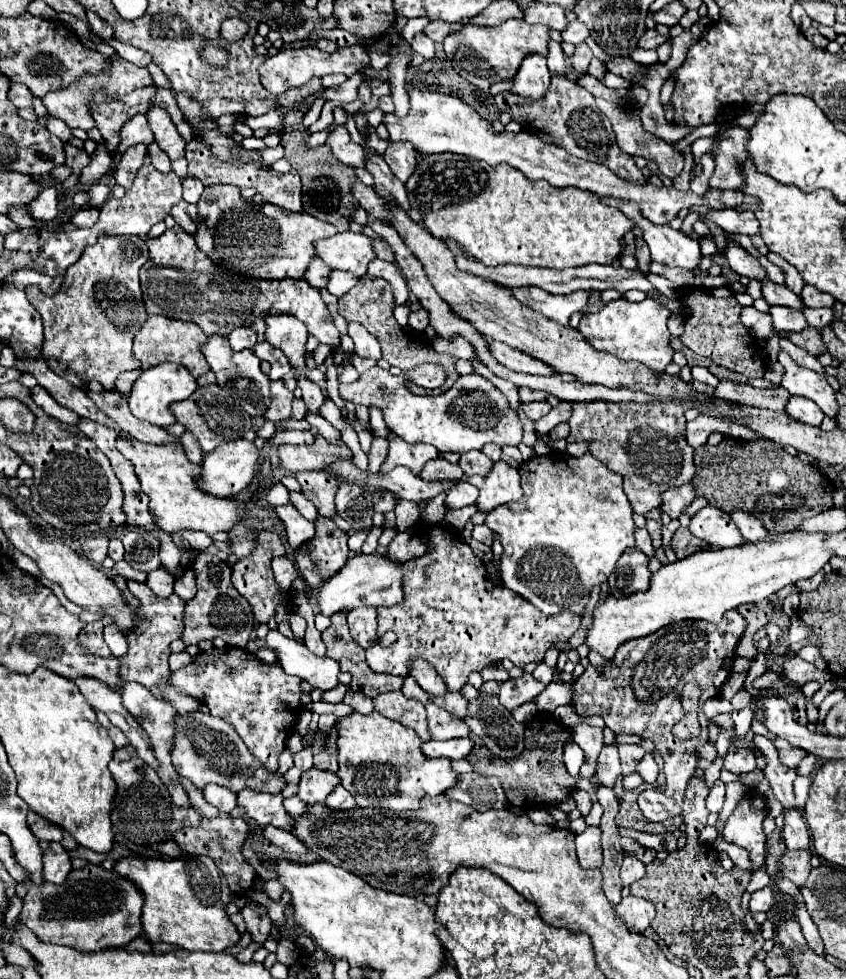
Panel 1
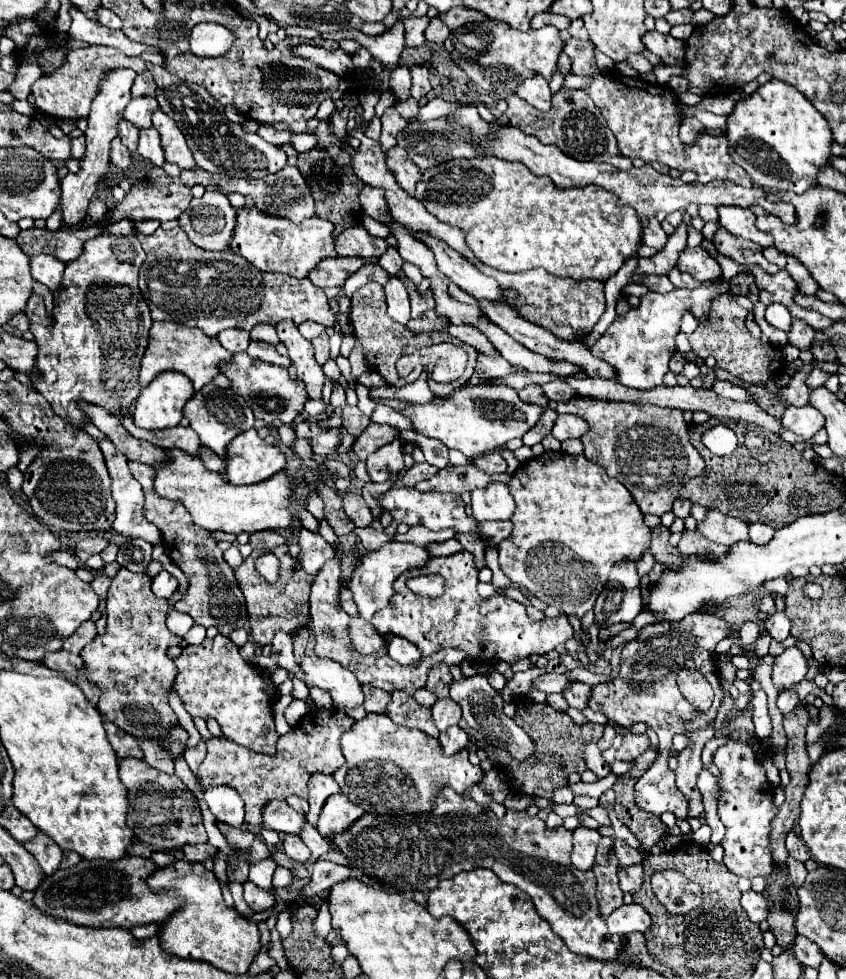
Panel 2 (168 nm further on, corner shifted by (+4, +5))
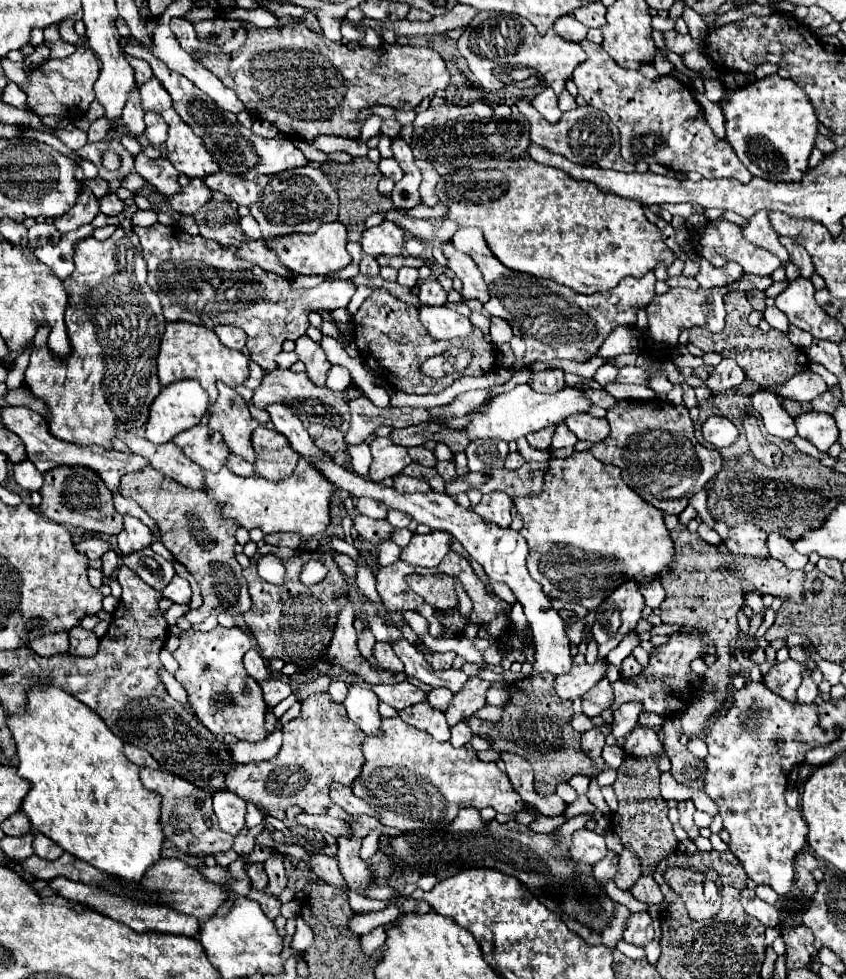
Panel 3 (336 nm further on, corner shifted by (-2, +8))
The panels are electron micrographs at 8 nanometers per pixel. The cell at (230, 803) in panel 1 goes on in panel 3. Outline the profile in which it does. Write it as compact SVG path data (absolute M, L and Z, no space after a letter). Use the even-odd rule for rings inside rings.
M227 789L213 791L211 797L213 811L219 819L219 827L235 837L245 827L245 801Z

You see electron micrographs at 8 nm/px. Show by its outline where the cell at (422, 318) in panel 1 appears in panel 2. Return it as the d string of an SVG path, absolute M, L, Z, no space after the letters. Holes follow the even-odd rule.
M411 290L409 292L409 300L411 300L411 318L419 318L423 312L435 308L435 298L433 298L433 290Z

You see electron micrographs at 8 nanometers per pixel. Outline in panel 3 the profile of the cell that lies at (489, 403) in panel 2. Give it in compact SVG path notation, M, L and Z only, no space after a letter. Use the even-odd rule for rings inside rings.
M517 385L511 391L491 397L491 401L479 407L481 411L469 411L465 415L469 423L463 427L463 433L467 435L469 441L477 441L477 439L517 441L519 437L525 437L533 431L539 431L553 423L561 423L573 413L585 413L589 407L591 407L589 399L581 391L571 387L565 387L553 395L543 395L543 393L535 393L529 385Z

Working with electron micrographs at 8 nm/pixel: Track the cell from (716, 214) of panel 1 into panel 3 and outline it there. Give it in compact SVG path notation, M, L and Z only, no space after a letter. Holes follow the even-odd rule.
M757 211L755 215L751 215L751 219L745 221L745 225L741 227L741 231L743 231L743 237L747 241L755 243L757 247L763 247L763 249L771 251L775 257L781 259L781 263L789 261L787 249L779 243L779 235L769 225L767 211Z

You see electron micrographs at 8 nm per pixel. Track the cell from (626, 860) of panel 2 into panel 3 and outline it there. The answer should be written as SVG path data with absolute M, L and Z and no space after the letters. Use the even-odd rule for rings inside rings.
M623 849L619 855L619 869L615 875L615 885L619 889L629 889L637 879L641 877L641 869L639 869L639 859L635 859L635 853Z

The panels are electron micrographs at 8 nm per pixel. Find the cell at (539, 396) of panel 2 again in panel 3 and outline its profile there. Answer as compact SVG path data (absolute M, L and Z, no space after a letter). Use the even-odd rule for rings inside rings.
M543 369L531 375L529 385L533 391L537 393L555 393L561 391L565 387L565 379L563 379L563 371L561 369Z

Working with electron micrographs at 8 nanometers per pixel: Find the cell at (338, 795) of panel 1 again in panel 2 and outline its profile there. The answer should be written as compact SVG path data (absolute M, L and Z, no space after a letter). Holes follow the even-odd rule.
M333 794L333 798L327 798L321 816L319 816L319 832L323 838L331 840L333 834L341 834L349 830L359 818L363 818L365 810L345 798L345 794Z

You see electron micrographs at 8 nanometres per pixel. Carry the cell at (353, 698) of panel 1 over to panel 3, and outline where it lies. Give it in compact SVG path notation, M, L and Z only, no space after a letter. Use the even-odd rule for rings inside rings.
M403 681L403 683L395 683L395 685L369 685L371 691L379 697L379 701L391 705L393 709L401 711L403 707L415 705L425 701L425 691L417 689L415 685Z

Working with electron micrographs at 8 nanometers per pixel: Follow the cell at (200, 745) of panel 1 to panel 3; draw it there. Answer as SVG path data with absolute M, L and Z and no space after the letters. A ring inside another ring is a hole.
M327 693L309 697L303 701L301 715L283 725L283 745L281 751L261 763L233 763L227 773L227 789L253 803L257 809L267 811L267 817L283 821L285 809L299 805L303 811L313 815L331 815L343 821L353 821L353 817L329 799L329 785L333 781L351 785L359 775L363 765L361 743L365 735L351 723L341 703L331 701Z

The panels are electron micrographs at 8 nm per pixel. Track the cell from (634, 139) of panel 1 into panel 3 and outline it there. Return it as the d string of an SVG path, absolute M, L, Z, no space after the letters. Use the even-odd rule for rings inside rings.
M583 39L579 43L583 47L583 51L587 53L587 61L583 61L579 67L575 67L573 71L573 81L579 89L579 95L593 107L603 109L609 119L619 127L621 133L621 155L625 161L629 163L639 163L639 161L647 161L647 163L661 163L673 171L697 171L707 179L715 179L715 177L733 177L739 179L741 183L749 183L753 179L753 175L743 167L743 163L739 163L733 147L725 141L715 137L715 133L709 129L709 125L705 123L705 115L703 109L699 107L699 103L695 101L693 93L689 87L685 87L681 81L677 81L675 77L657 77L655 81L645 79L639 71L627 71L627 69L619 69L615 63L611 63L611 57L603 51L601 45L591 43L587 39Z

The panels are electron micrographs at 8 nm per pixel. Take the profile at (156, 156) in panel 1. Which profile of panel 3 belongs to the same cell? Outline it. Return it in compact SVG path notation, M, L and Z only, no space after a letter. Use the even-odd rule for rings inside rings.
M147 111L145 113L145 125L147 125L147 129L145 129L147 141L155 147L163 147L167 141L167 123L163 121L163 117L153 113L153 111Z

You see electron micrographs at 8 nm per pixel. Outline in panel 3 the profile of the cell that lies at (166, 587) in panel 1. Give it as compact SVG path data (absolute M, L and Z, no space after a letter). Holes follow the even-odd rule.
M175 575L175 579L171 579L171 583L163 589L163 597L169 597L173 603L189 603L191 601L189 581Z

